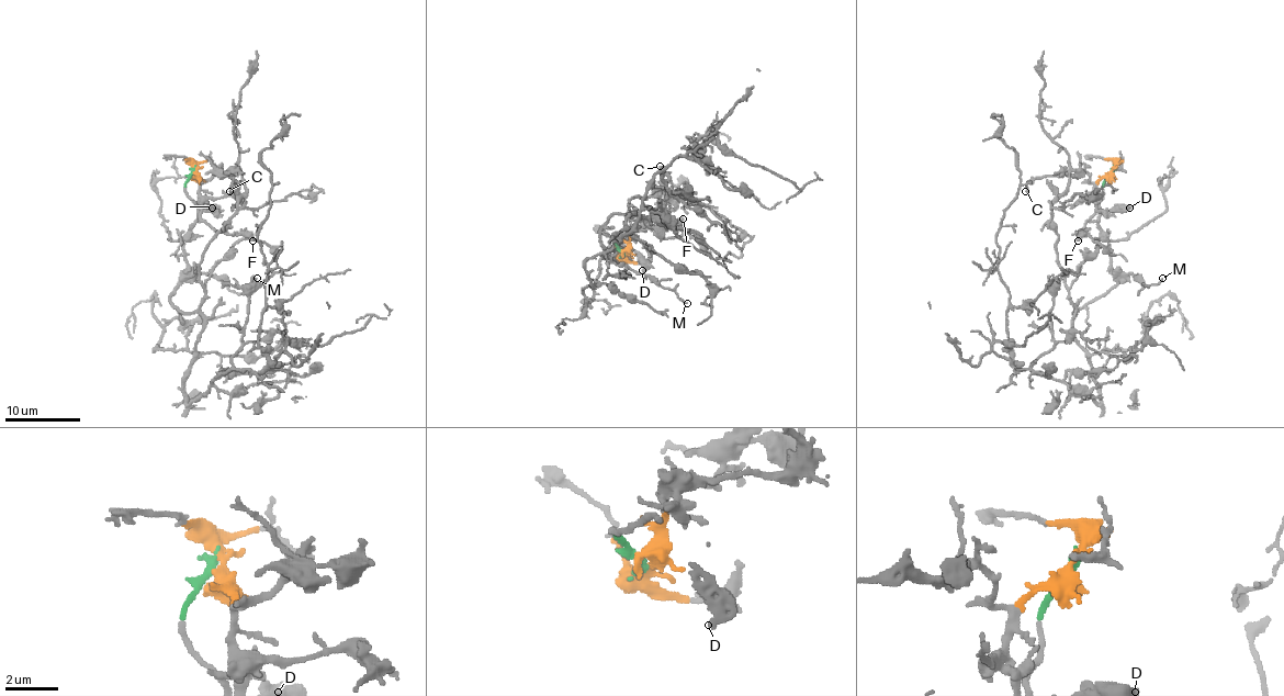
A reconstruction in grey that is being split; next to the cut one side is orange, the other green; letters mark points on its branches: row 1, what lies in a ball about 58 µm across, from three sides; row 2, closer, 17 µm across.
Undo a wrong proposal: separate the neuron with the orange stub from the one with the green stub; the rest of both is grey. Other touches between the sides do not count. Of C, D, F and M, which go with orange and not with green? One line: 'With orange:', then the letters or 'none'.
With orange: C, F

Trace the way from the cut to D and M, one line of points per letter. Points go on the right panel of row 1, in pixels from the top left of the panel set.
D: (1111, 170), (1104, 183), (1100, 206), (1105, 211), (1130, 206)
M: (1111, 170), (1102, 188), (1097, 222), (1110, 243), (1111, 266), (1147, 287), (1162, 279)

